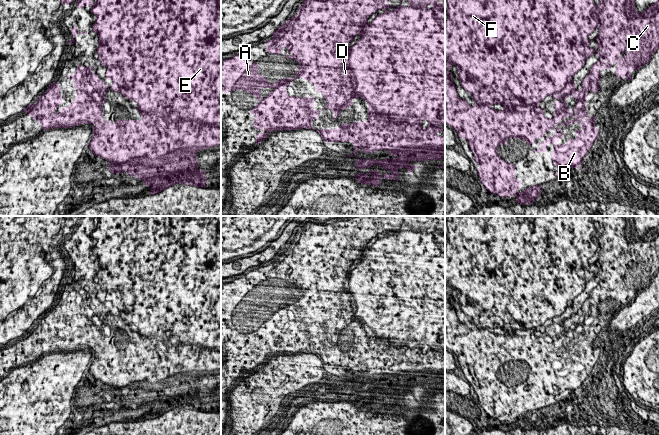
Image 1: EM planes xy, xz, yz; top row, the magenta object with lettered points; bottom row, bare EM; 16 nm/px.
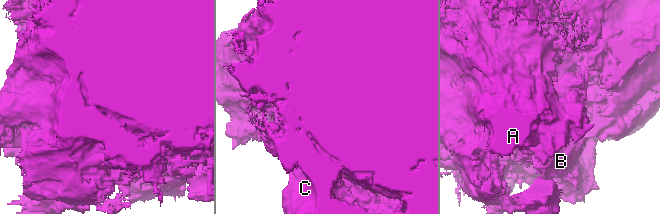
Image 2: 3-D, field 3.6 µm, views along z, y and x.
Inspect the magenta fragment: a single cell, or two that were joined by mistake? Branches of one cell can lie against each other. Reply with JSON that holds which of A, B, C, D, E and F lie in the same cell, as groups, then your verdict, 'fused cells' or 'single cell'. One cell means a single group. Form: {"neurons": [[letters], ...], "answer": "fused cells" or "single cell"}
{"neurons": [["A", "C", "D", "E", "F"], ["B"]], "answer": "fused cells"}

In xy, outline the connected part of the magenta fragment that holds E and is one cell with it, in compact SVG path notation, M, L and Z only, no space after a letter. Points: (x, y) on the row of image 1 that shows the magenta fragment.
M76 0L78 9L84 8L86 5L92 8L90 11L97 16L92 30L99 36L99 46L96 52L99 55L98 60L102 66L107 67L106 80L112 80L114 83L109 87L112 91L120 92L124 97L131 101L135 101L138 107L135 110L140 111L141 120L116 120L111 123L111 120L103 119L103 104L105 101L105 93L108 86L103 80L98 79L98 75L93 73L93 66L80 66L76 69L76 73L68 75L73 81L73 86L77 91L76 99L64 109L60 108L60 113L56 113L56 108L62 104L62 94L60 87L56 81L51 83L47 91L38 96L39 99L35 105L31 103L23 109L34 120L38 121L43 127L43 131L53 128L72 128L80 124L102 124L102 130L109 132L114 140L120 141L120 151L122 152L123 172L132 175L134 178L139 177L145 185L150 187L150 195L157 194L162 190L173 186L174 184L183 183L196 187L206 188L207 178L205 171L199 170L196 154L202 149L209 149L214 146L221 146L221 0Z

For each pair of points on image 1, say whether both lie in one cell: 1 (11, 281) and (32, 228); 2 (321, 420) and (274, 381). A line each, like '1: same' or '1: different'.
1: same
2: different

